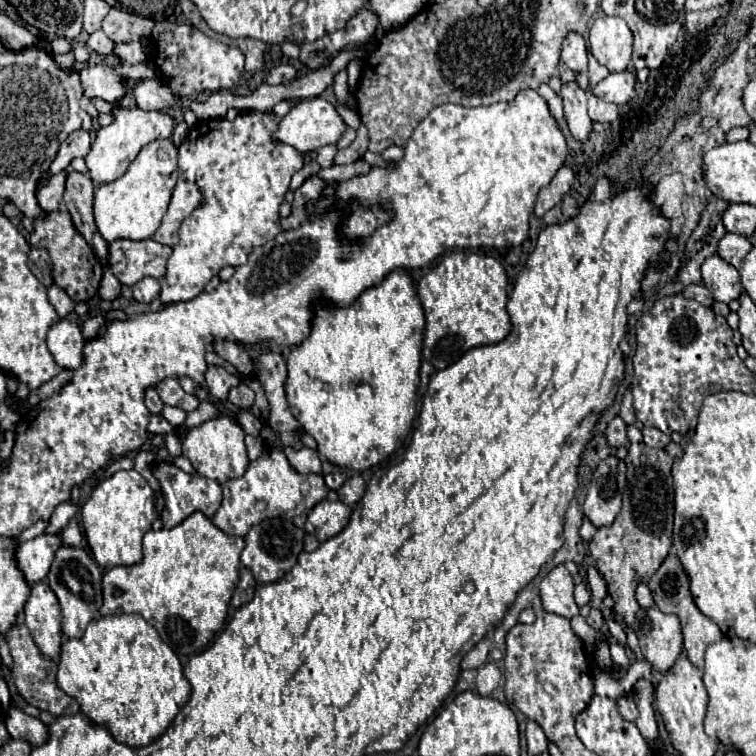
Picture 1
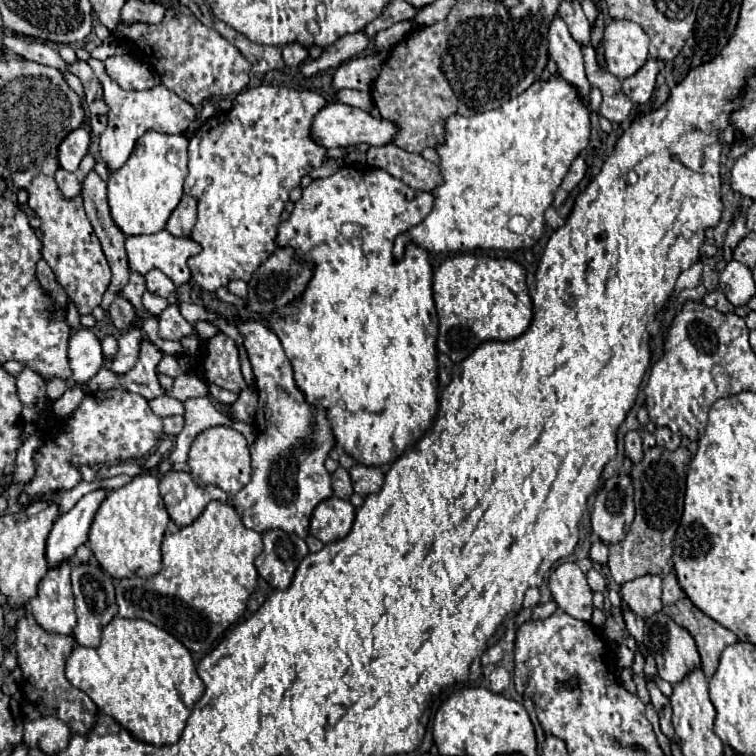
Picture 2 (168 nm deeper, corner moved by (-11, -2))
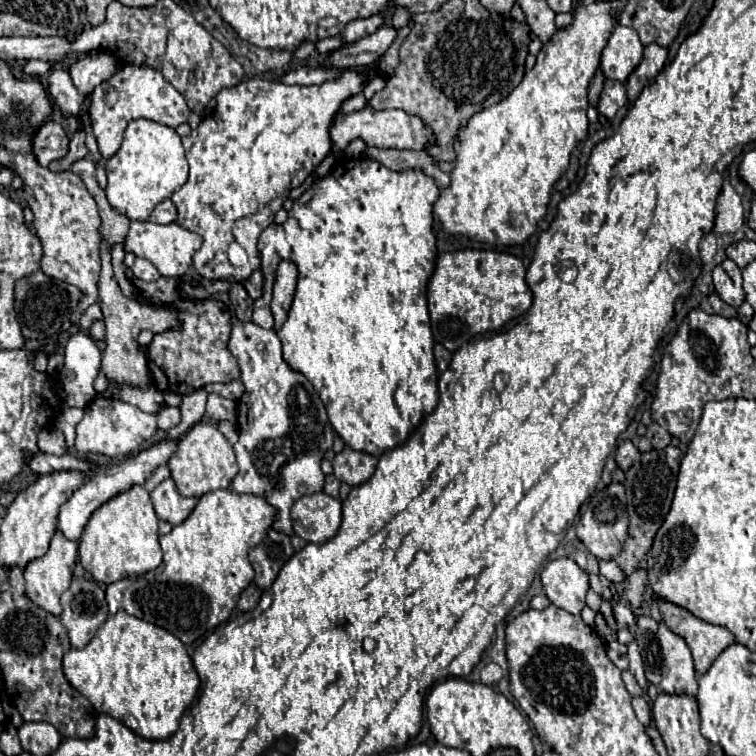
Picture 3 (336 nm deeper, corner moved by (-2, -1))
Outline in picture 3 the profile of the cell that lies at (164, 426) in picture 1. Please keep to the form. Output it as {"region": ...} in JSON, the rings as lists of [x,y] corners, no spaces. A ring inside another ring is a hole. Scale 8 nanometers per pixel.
{"region":[[[164,406],[158,414],[158,428],[160,430],[170,430],[180,422],[180,408],[178,406]]]}

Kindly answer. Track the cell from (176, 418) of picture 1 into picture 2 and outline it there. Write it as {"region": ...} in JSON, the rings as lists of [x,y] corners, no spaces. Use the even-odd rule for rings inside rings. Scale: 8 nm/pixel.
{"region":[[[163,395],[163,397],[157,397],[153,401],[149,401],[151,409],[159,415],[159,417],[169,417],[169,415],[185,415],[185,407],[181,401],[169,397],[169,395]]]}

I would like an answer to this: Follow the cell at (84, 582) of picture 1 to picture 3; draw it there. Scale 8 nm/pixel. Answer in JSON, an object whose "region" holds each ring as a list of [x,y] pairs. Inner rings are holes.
{"region":[[[90,576],[74,578],[70,588],[62,594],[62,624],[68,630],[68,638],[74,648],[84,648],[94,632],[108,618],[108,604],[104,600],[104,588]]]}

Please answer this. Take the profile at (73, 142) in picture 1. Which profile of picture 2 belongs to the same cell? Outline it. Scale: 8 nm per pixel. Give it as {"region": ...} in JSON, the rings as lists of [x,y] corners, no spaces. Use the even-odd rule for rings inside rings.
{"region":[[[87,127],[71,131],[63,139],[63,145],[59,147],[59,165],[65,171],[77,171],[81,159],[89,153],[89,145],[91,145],[91,137]]]}

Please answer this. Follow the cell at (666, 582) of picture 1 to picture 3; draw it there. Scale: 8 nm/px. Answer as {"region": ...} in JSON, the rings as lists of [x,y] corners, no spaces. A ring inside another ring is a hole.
{"region":[[[656,600],[662,612],[664,624],[678,636],[682,636],[694,656],[696,674],[702,676],[712,662],[720,656],[722,650],[726,650],[730,644],[736,642],[734,634],[722,626],[708,624],[696,616],[692,616],[688,610],[670,604],[666,600]]]}

